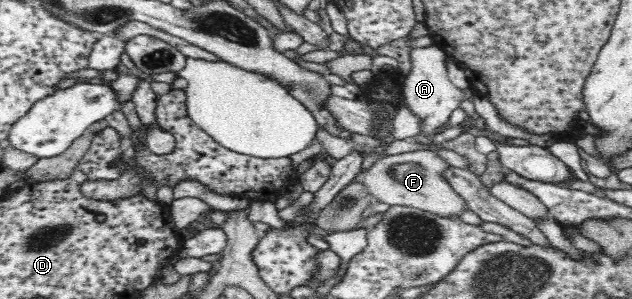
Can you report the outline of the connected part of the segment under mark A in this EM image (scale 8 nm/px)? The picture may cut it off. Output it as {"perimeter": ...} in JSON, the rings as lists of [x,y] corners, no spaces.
{"perimeter":[[[434,43],[427,47],[415,47],[411,49],[410,60],[413,68],[404,78],[401,84],[401,91],[404,95],[404,105],[408,106],[410,112],[420,120],[423,134],[432,136],[449,122],[449,116],[464,99],[472,101],[473,91],[471,88],[459,89],[451,83],[446,68],[445,59],[447,54]]]}

